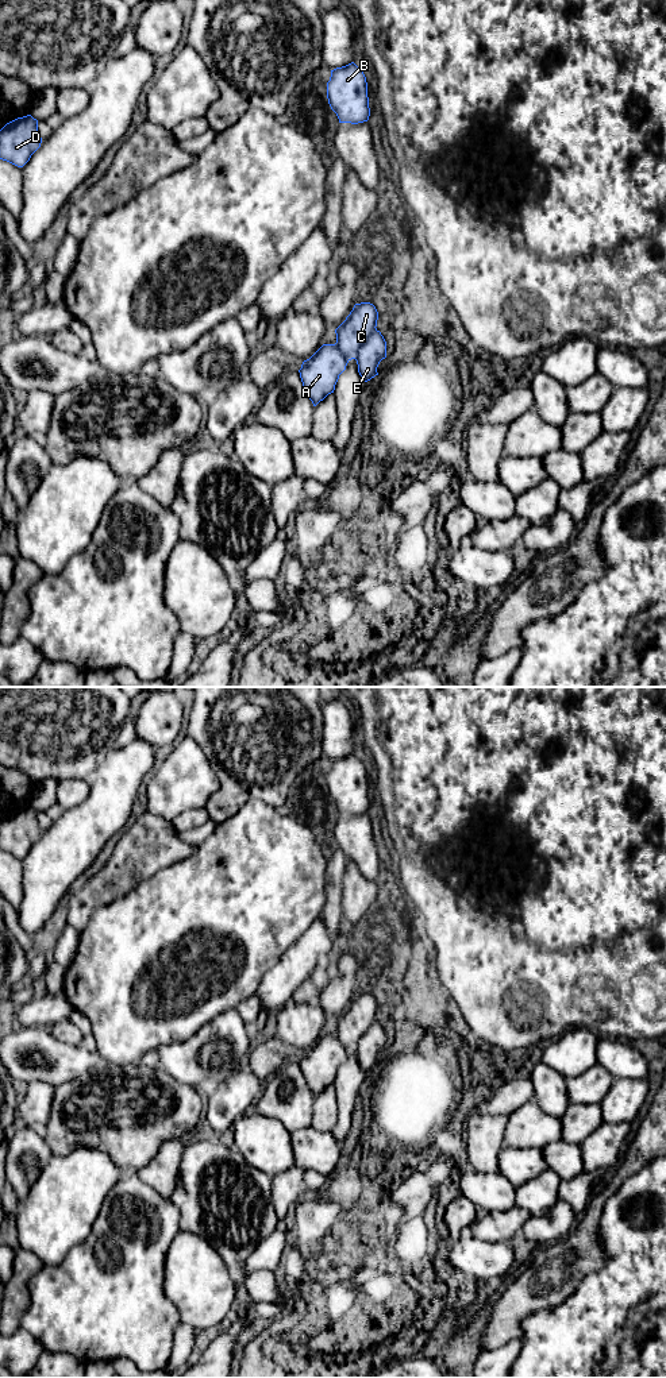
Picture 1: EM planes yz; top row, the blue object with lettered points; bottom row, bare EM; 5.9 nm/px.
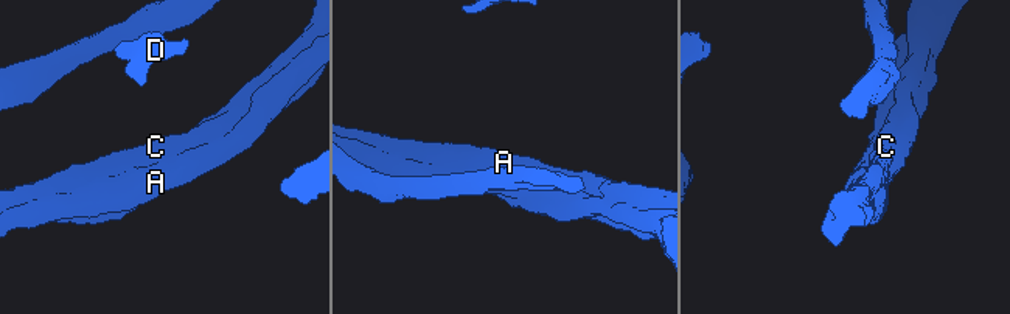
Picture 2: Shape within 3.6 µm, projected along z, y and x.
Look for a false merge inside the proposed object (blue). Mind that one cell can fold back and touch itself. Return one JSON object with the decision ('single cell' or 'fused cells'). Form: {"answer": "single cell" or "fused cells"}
{"answer": "single cell"}

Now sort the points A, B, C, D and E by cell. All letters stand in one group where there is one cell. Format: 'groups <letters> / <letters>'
groups A B C D E

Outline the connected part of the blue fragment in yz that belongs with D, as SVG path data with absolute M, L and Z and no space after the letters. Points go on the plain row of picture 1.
M31 806L18 808L0 821L0 850L23 858L41 834L38 811Z

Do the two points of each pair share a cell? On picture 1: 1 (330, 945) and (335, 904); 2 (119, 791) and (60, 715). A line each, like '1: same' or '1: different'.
1: different
2: different

